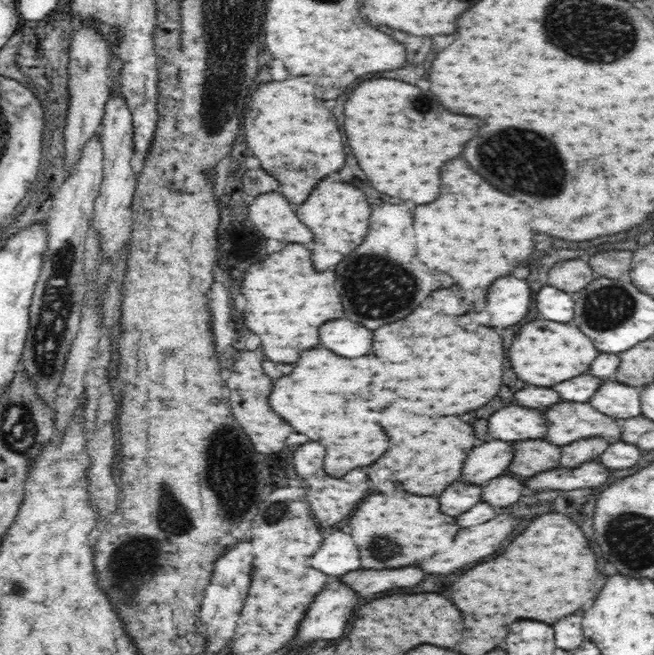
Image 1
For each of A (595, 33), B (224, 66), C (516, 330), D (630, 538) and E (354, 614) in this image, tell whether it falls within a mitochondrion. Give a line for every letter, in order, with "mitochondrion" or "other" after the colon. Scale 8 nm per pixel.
A: mitochondrion
B: mitochondrion
C: other
D: mitochondrion
E: other

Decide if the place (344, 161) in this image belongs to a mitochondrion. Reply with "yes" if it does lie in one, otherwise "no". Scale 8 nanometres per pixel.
no

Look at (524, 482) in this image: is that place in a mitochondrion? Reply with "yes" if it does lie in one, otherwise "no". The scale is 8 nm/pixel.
no

